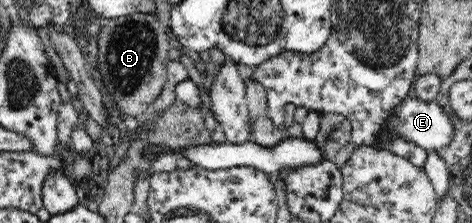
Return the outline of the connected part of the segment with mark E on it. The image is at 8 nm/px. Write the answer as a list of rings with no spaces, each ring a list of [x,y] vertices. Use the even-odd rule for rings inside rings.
[[[408,98],[400,107],[396,107],[394,123],[387,129],[426,151],[439,151],[442,147],[448,147],[453,140],[452,116],[436,102]]]

